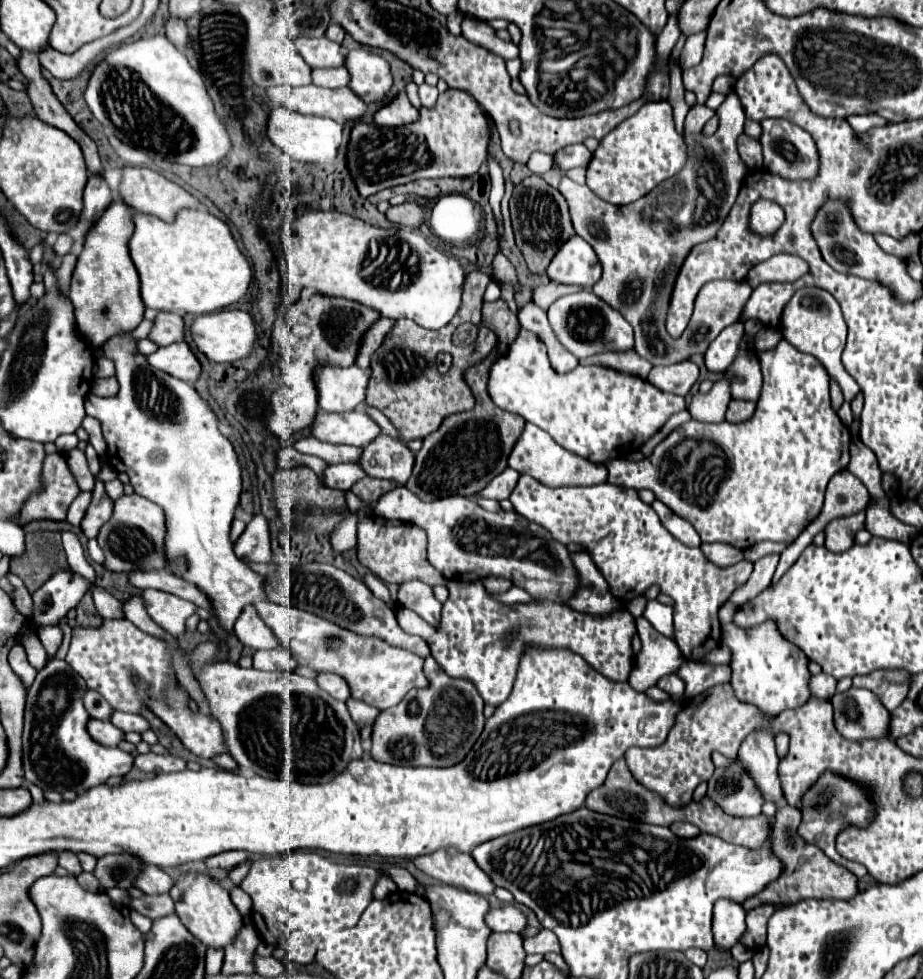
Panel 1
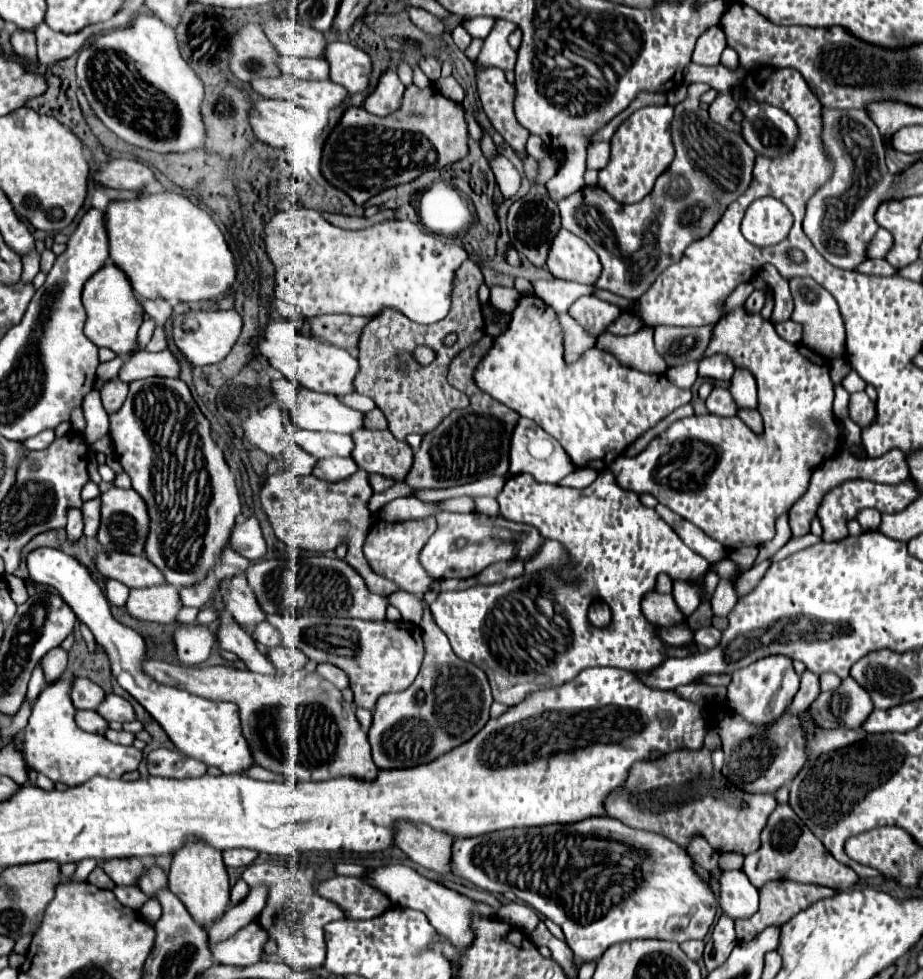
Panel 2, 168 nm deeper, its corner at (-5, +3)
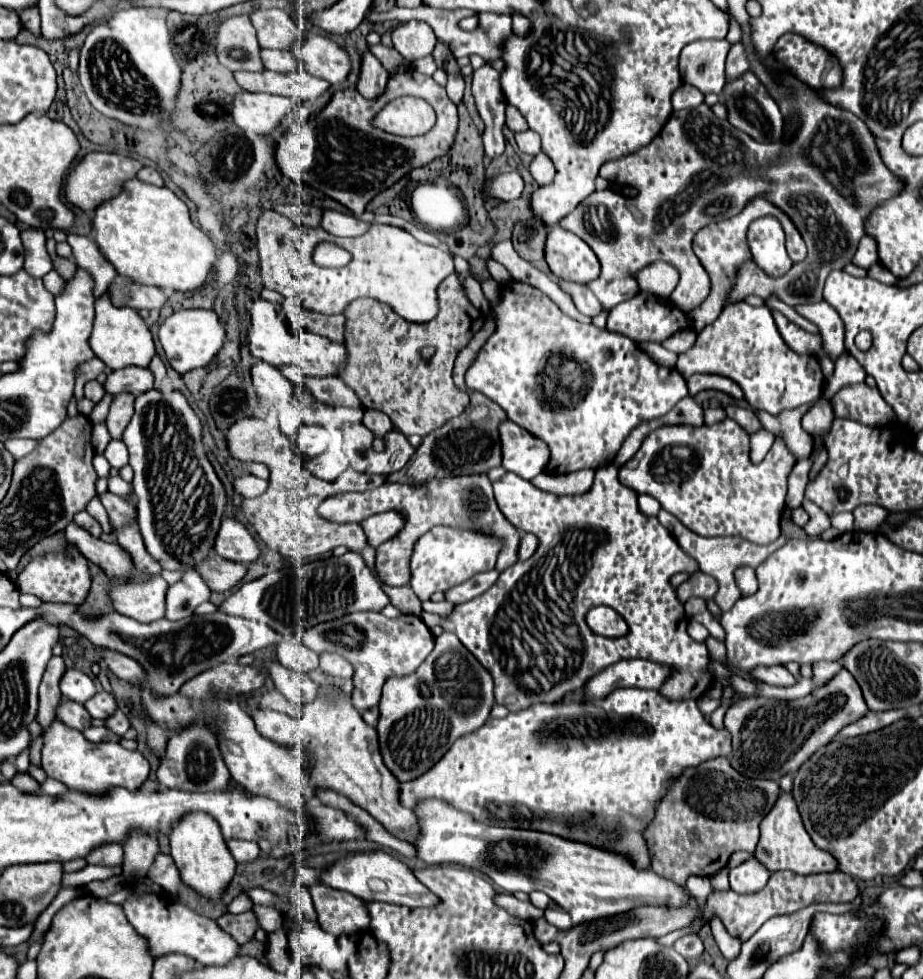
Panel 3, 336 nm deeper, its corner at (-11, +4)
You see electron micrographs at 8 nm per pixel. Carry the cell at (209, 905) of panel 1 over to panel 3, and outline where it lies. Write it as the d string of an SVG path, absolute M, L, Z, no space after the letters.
M208 814L184 816L170 834L170 848L182 882L206 900L218 902L236 872L236 862L226 846L226 840L222 838L218 822Z

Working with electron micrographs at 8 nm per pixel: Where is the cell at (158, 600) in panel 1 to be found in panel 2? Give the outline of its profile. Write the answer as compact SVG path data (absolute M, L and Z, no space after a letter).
M164 585L130 589L130 597L126 601L126 611L140 621L154 623L176 623L176 615L182 607L178 607L178 589Z

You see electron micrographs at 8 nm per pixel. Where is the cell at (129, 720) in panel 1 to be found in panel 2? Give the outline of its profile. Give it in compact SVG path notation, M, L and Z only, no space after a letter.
M114 693L104 697L104 701L98 705L96 713L102 715L106 721L118 721L118 723L126 723L126 721L136 719L132 705Z

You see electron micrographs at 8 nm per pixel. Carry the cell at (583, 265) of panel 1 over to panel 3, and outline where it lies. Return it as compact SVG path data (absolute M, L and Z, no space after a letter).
M552 226L548 232L546 262L554 276L568 282L588 284L600 274L600 262L592 248L562 226Z

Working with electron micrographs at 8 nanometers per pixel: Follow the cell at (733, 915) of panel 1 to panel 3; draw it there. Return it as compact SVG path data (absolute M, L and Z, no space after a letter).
M752 856L744 864L730 870L730 888L738 894L760 892L770 878L770 872Z

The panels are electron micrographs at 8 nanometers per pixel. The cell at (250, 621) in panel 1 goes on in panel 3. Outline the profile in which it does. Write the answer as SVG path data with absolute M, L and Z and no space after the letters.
M210 556L202 564L198 564L196 570L200 570L200 574L206 578L208 586L214 592L230 592L232 588L236 588L240 584L240 580L246 574L244 564L230 562L230 560L218 558L218 556Z

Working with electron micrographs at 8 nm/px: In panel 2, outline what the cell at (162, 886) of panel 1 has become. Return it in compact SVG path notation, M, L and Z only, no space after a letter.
M110 859L102 861L100 867L116 885L136 885L144 871L140 859Z

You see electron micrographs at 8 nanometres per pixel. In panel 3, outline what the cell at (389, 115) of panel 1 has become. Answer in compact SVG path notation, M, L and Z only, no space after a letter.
M366 52L364 54L364 64L362 64L362 74L360 74L360 80L358 80L358 92L364 96L364 98L378 98L380 94L384 94L384 86L388 84L388 78L390 78L390 72L382 66L382 62Z

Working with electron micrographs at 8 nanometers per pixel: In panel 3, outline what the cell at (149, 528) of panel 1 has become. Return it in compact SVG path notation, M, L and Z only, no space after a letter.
M112 492L100 494L100 500L110 516L114 530L120 530L122 526L126 526L128 522L132 522L136 518L134 502L124 502L124 498L116 498L116 494L112 494Z

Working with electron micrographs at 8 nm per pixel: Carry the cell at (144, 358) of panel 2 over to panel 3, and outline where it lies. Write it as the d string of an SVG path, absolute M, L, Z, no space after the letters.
M126 366L122 370L114 370L108 374L108 380L104 388L110 394L120 394L120 392L132 392L134 396L142 394L144 390L150 390L154 386L154 374L150 368L142 366Z

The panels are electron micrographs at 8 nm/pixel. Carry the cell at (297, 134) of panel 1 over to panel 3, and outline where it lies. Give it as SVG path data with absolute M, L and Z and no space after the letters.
M240 92L232 106L232 118L242 130L268 136L288 114L292 114L294 106L296 104L284 96Z

